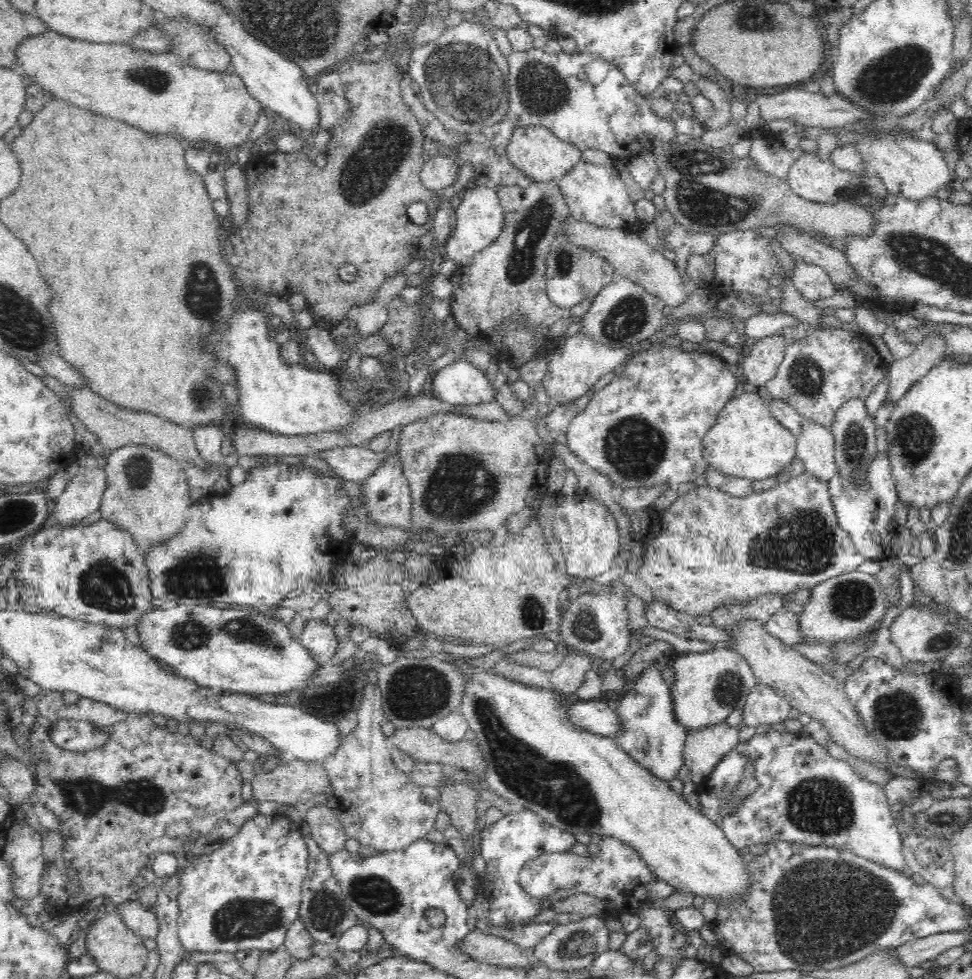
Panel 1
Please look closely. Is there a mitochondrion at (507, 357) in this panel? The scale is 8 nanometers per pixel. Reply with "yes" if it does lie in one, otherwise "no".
no

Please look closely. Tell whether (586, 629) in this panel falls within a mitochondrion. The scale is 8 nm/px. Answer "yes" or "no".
yes

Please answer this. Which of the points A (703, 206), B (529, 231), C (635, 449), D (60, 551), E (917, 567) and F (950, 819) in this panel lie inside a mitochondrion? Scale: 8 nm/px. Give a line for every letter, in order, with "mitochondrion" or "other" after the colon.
A: mitochondrion
B: mitochondrion
C: mitochondrion
D: other
E: other
F: mitochondrion

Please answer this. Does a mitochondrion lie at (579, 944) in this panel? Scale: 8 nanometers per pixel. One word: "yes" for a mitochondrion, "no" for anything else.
yes

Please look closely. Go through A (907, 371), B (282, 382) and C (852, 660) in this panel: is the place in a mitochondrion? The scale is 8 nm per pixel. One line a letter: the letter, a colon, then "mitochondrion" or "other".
A: other
B: other
C: other

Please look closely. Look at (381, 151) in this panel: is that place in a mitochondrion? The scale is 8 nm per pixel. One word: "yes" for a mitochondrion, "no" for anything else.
yes

